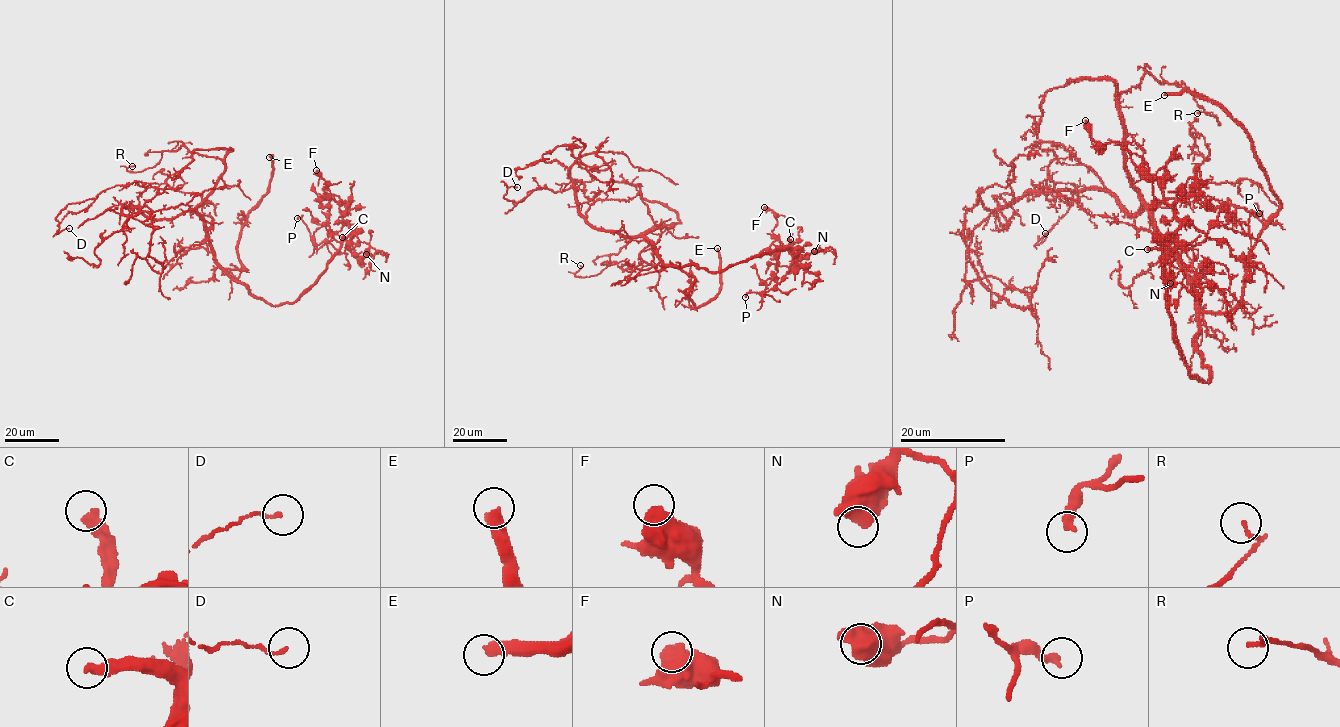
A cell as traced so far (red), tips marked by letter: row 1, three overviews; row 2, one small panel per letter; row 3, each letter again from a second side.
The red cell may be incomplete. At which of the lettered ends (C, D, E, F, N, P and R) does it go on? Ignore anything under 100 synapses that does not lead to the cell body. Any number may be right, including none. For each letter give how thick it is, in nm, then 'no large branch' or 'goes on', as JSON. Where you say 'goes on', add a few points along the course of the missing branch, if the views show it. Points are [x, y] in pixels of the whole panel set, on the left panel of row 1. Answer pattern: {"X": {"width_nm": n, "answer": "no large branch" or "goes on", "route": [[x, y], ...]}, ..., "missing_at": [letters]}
{"C": {"width_nm": 440, "answer": "goes on", "route": [[342, 237], [338, 250], [338, 241], [346, 230], [359, 221], [376, 219], [375, 205], [414, 222]]}, "D": {"width_nm": 120, "answer": "no large branch"}, "E": {"width_nm": 440, "answer": "goes on", "route": [[269, 157], [261, 146], [252, 151], [256, 153]]}, "F": {"width_nm": 600, "answer": "no large branch"}, "N": {"width_nm": 700, "answer": "no large branch"}, "P": {"width_nm": 320, "answer": "no large branch"}, "R": {"width_nm": 150, "answer": "no large branch"}, "missing_at": ["C", "E"]}

